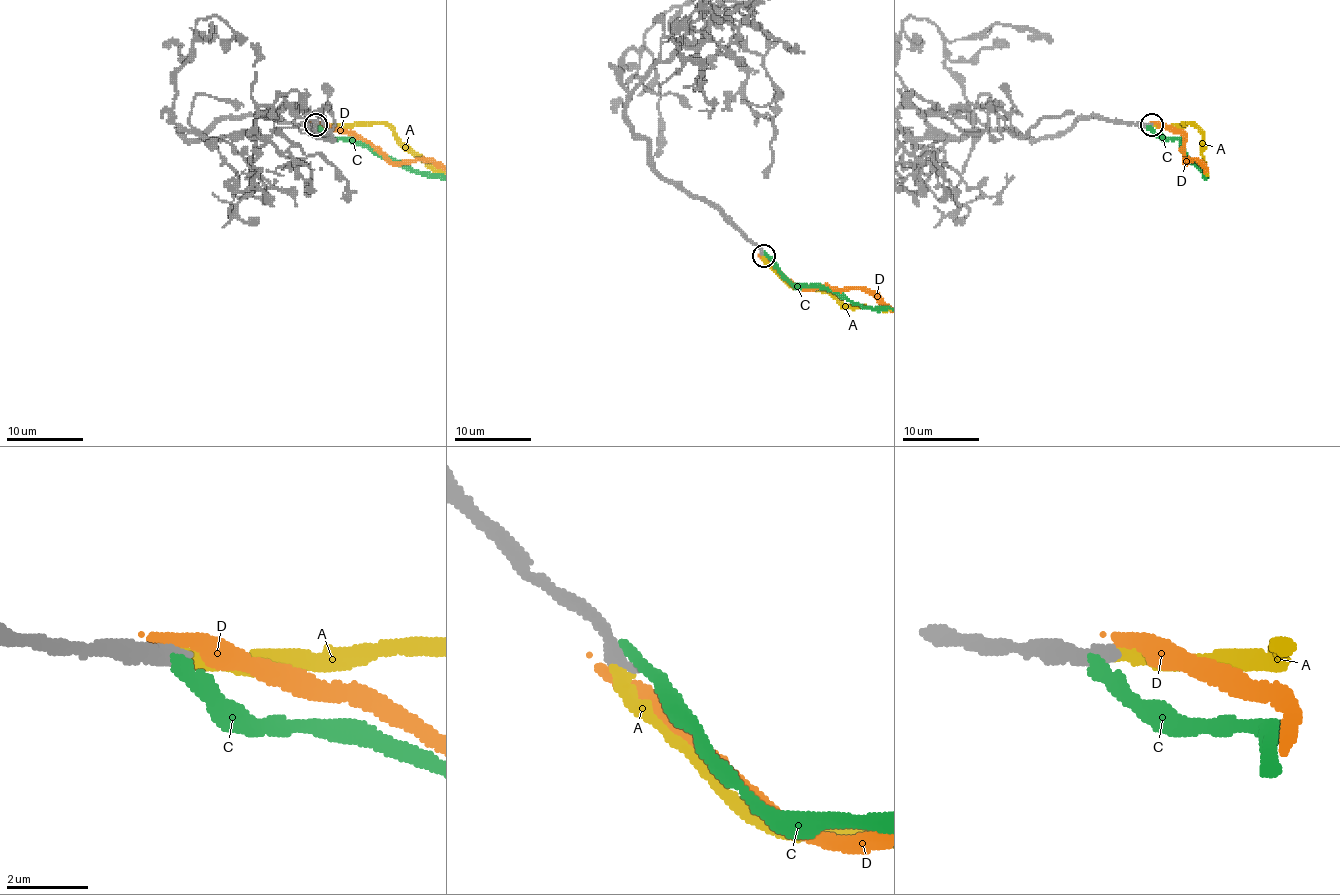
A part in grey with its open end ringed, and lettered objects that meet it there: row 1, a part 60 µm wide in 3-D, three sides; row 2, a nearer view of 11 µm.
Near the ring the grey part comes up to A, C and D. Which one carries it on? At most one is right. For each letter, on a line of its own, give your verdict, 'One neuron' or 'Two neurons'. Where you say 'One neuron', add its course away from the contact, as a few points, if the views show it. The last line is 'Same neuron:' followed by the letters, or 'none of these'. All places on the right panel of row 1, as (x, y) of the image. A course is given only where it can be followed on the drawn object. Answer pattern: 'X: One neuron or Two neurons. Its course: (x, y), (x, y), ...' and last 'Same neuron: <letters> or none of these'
A: One neuron
C: Two neurons
D: Two neurons
Same neuron: A

